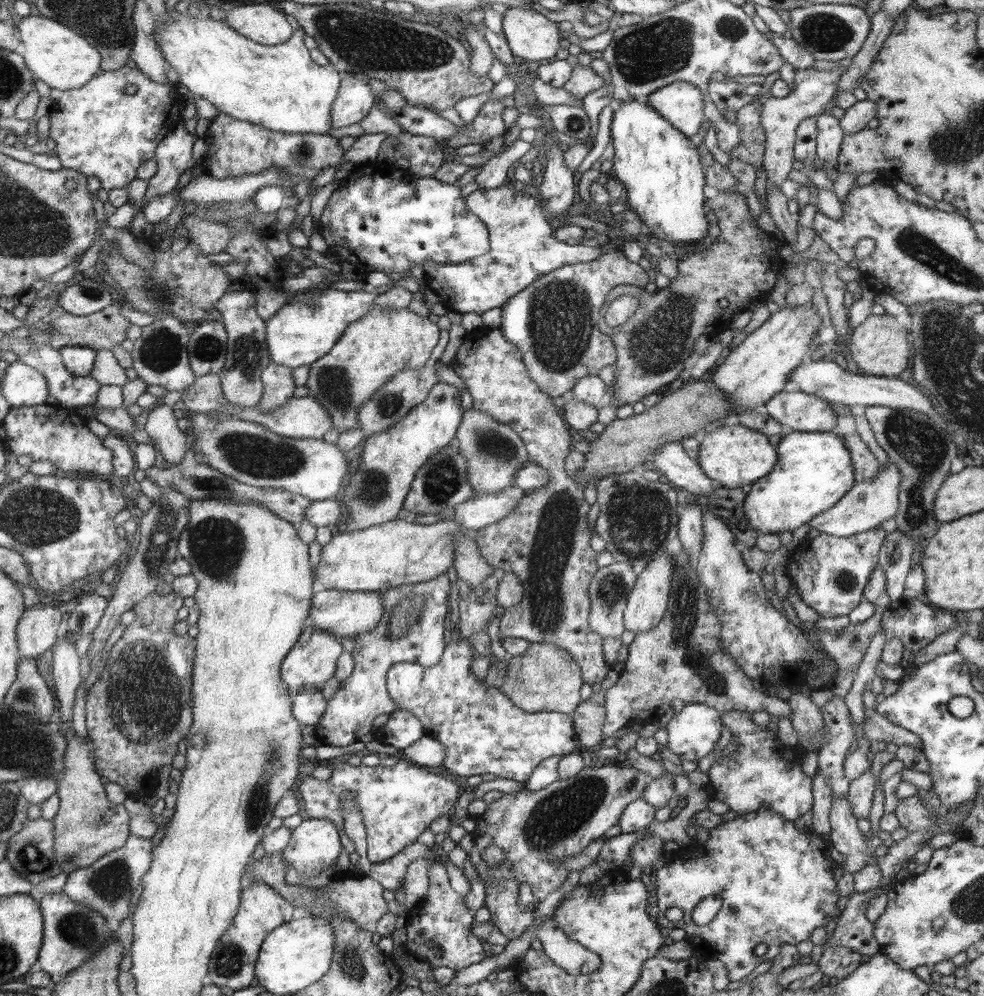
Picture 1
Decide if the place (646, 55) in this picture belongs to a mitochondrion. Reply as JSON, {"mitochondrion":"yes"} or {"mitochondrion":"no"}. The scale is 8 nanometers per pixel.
{"mitochondrion":"yes"}

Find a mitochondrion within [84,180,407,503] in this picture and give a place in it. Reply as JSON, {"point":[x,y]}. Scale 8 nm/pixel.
{"point":[259,456]}

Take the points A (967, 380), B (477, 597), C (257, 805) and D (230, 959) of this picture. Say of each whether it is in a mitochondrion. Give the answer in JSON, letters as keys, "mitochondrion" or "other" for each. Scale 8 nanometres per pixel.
{"A":"mitochondrion","B":"other","C":"mitochondrion","D":"mitochondrion"}

